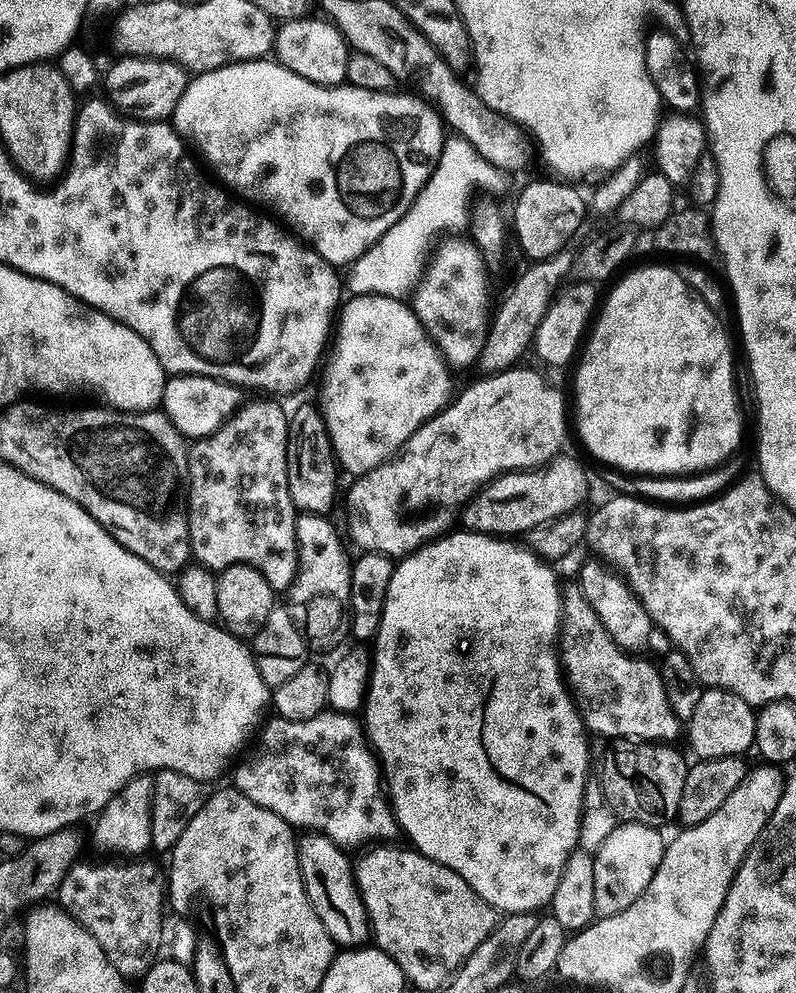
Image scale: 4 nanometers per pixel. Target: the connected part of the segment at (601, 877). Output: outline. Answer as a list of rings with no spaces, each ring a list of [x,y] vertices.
[[[627,821],[617,825],[609,838],[593,855],[594,860],[594,908],[597,917],[612,917],[621,913],[645,892],[654,870],[661,862],[666,847],[663,833],[648,824]]]

